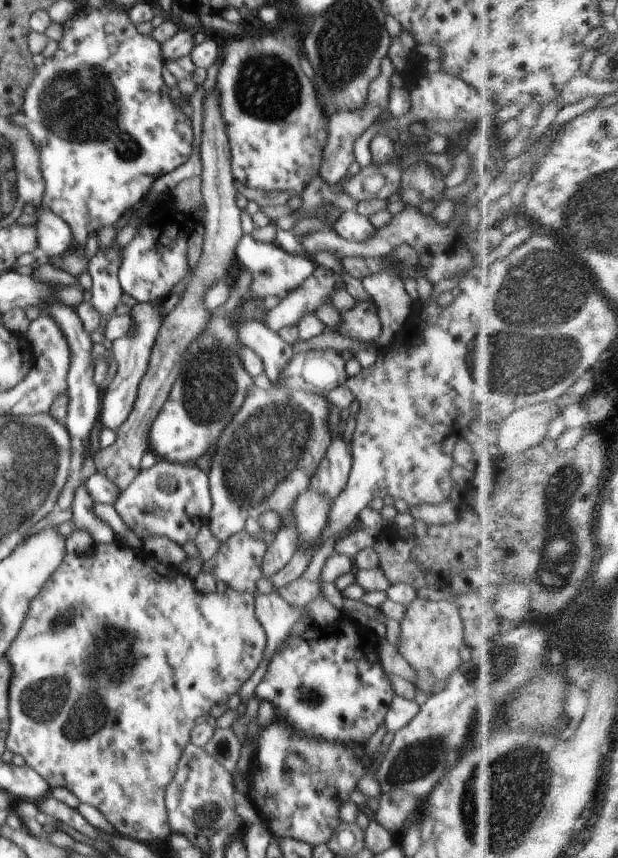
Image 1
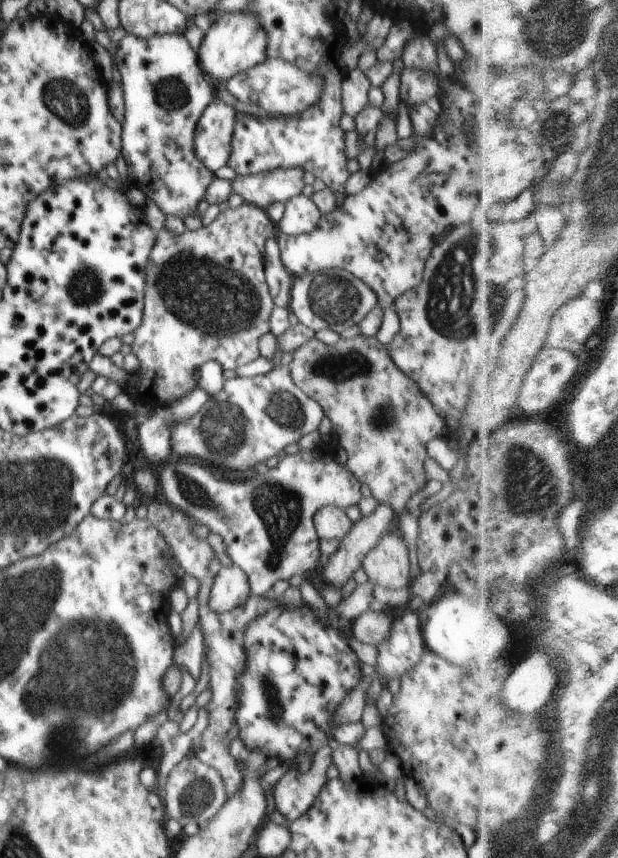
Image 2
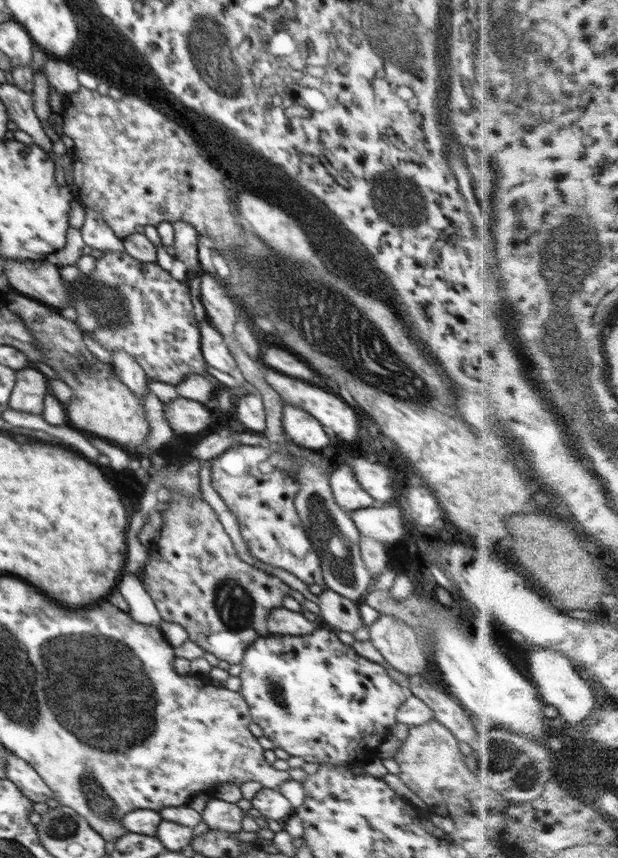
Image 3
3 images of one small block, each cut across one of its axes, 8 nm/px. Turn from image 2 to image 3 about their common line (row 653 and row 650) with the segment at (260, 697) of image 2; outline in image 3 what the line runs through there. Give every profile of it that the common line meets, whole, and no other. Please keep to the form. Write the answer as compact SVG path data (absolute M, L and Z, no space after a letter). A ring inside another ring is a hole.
M318 629L312 634L305 635L268 634L266 637L258 637L253 643L247 646L240 665L242 669L238 676L242 680L242 687L239 694L245 698L250 708L252 721L262 728L264 737L268 738L274 744L274 749L282 749L286 751L290 757L300 757L304 759L306 763L318 763L319 765L330 763L332 765L348 766L364 763L372 757L375 757L376 750L386 736L391 733L392 725L398 723L395 718L398 708L407 700L409 695L406 689L398 686L395 681L393 682L382 665L360 656L352 646L341 642L338 638L338 634L327 629Z

